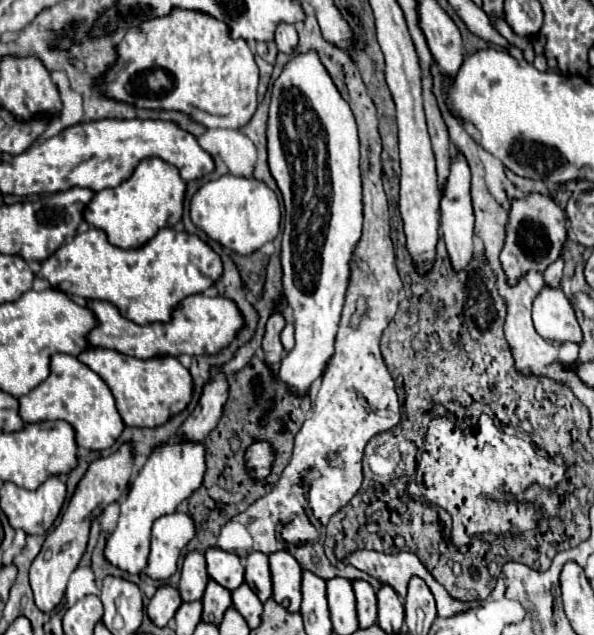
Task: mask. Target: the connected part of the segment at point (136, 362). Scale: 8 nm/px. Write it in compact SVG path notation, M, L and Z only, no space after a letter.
M90 347L78 359L96 371L110 387L120 417L128 427L158 427L170 417L182 413L192 399L192 375L176 357L160 359L136 359L110 349Z

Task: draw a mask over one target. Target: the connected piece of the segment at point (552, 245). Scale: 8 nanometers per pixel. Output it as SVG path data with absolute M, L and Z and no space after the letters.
M528 193L512 201L508 223L506 223L506 241L500 251L500 265L506 273L508 285L516 285L528 271L544 273L548 265L560 259L568 233L566 221L568 217L564 207L556 203L550 195Z

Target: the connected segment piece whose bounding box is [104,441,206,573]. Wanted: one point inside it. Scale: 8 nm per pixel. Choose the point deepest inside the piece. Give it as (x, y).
(174, 471)

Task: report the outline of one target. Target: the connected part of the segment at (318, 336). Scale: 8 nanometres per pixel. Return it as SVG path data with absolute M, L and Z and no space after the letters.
M316 51L296 55L274 83L268 119L268 165L286 205L280 259L284 271L284 293L292 307L292 319L296 327L296 345L282 359L278 377L288 385L292 395L304 397L310 393L314 381L326 371L334 355L334 337L348 285L348 263L362 235L362 187L358 169L356 121L348 103L336 91L328 71L324 71Z

